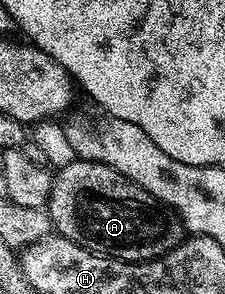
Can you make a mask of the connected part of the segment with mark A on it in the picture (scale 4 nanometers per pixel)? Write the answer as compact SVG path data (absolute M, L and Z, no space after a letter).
M76 159L69 166L56 170L47 212L52 228L60 236L71 239L92 253L117 257L120 261L153 261L156 257L171 252L183 240L181 218L169 206L157 201L155 195L151 195L137 182L129 181L110 165L98 161Z

